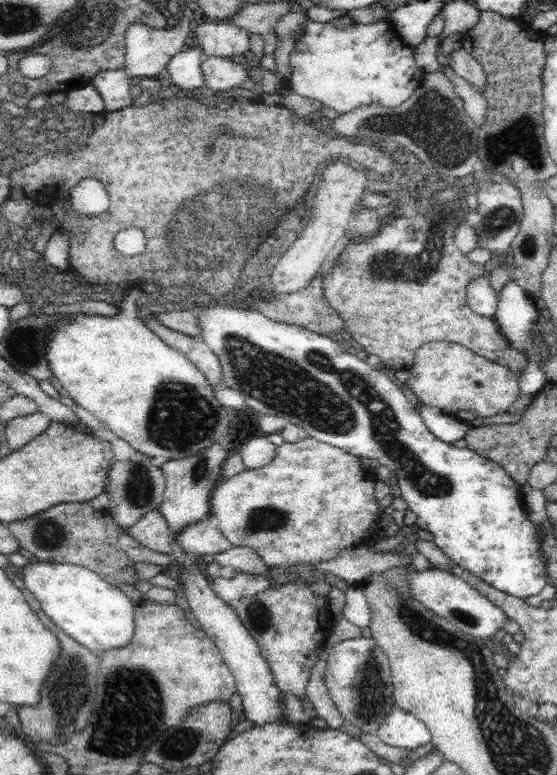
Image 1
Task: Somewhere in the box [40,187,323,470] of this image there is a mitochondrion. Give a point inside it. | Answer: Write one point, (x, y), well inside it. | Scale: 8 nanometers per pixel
(179, 416)

